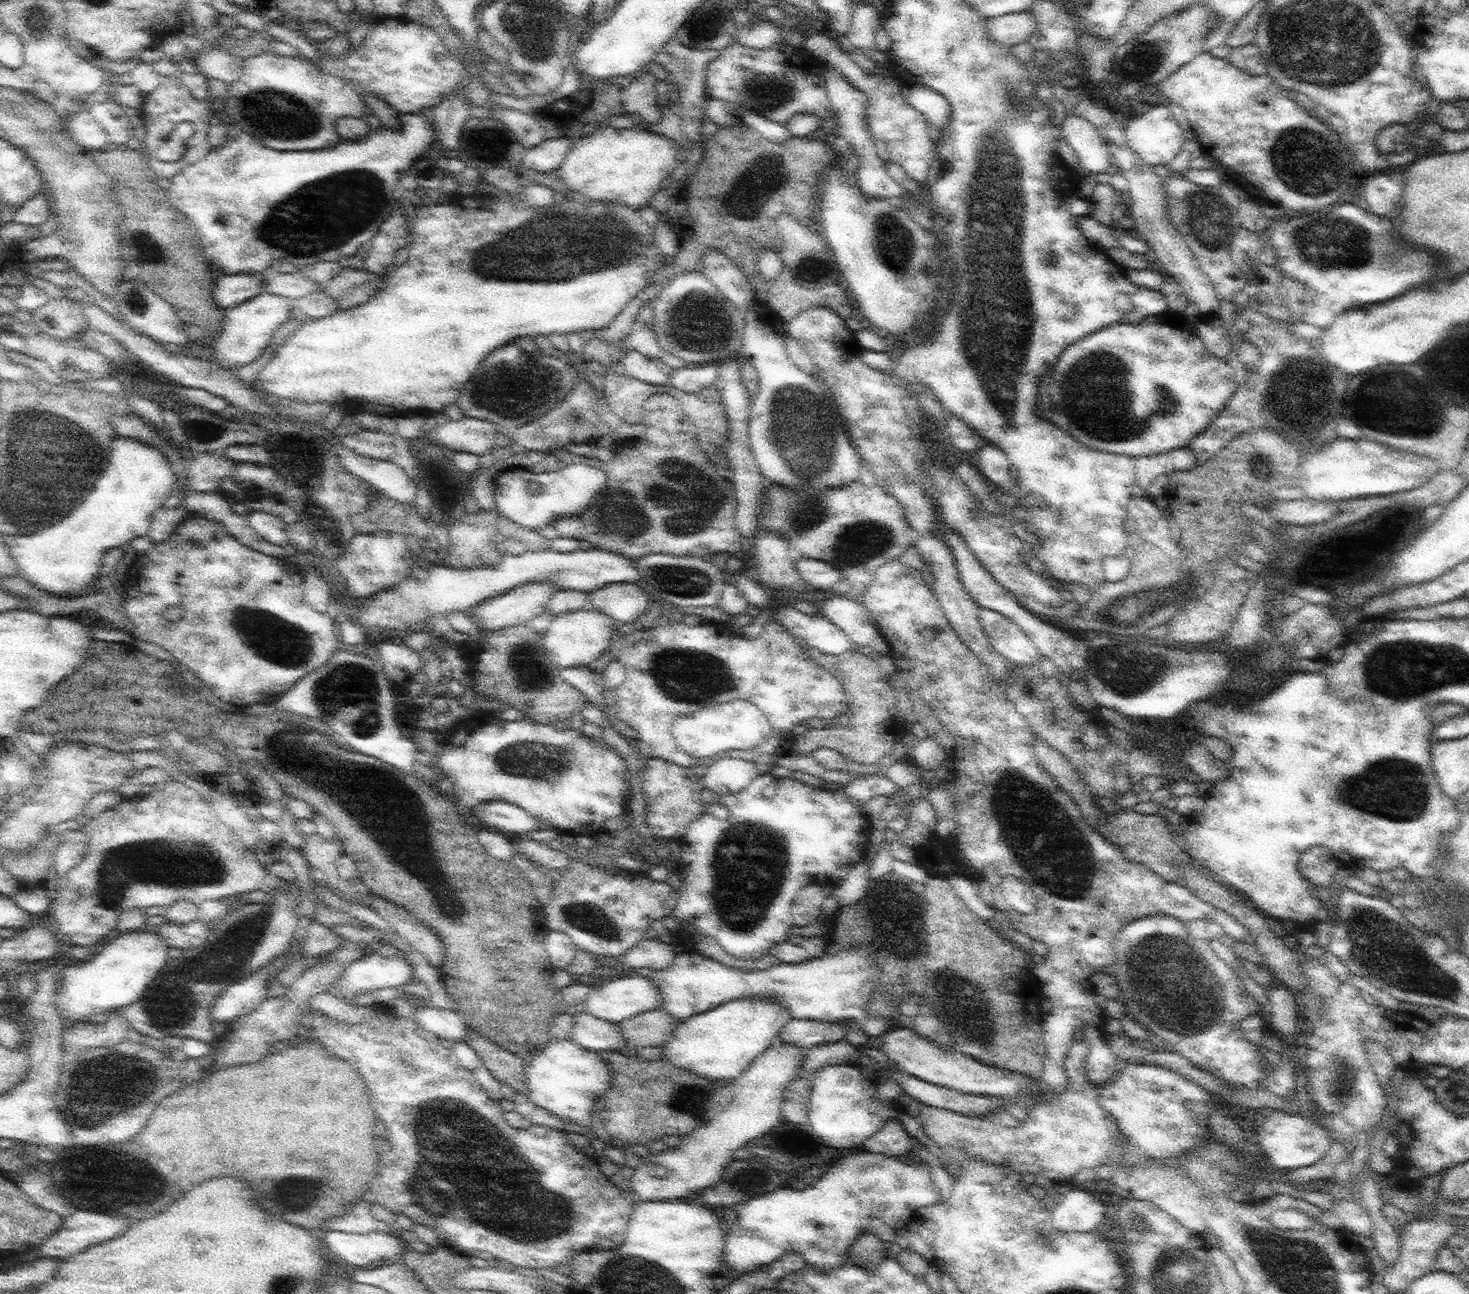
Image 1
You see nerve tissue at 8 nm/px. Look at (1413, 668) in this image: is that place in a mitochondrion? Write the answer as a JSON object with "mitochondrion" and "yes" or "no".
{"mitochondrion":"yes"}

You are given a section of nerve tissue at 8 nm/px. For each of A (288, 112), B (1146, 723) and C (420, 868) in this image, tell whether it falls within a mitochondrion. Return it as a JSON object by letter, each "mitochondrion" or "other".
{"A":"mitochondrion","B":"other","C":"mitochondrion"}

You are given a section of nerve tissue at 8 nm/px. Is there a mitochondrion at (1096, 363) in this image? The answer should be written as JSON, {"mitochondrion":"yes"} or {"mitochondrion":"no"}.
{"mitochondrion":"yes"}

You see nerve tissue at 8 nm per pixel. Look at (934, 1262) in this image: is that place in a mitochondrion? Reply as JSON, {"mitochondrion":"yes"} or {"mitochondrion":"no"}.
{"mitochondrion":"no"}

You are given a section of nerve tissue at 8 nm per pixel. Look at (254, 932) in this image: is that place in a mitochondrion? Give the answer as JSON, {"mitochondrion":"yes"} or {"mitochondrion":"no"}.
{"mitochondrion":"yes"}

